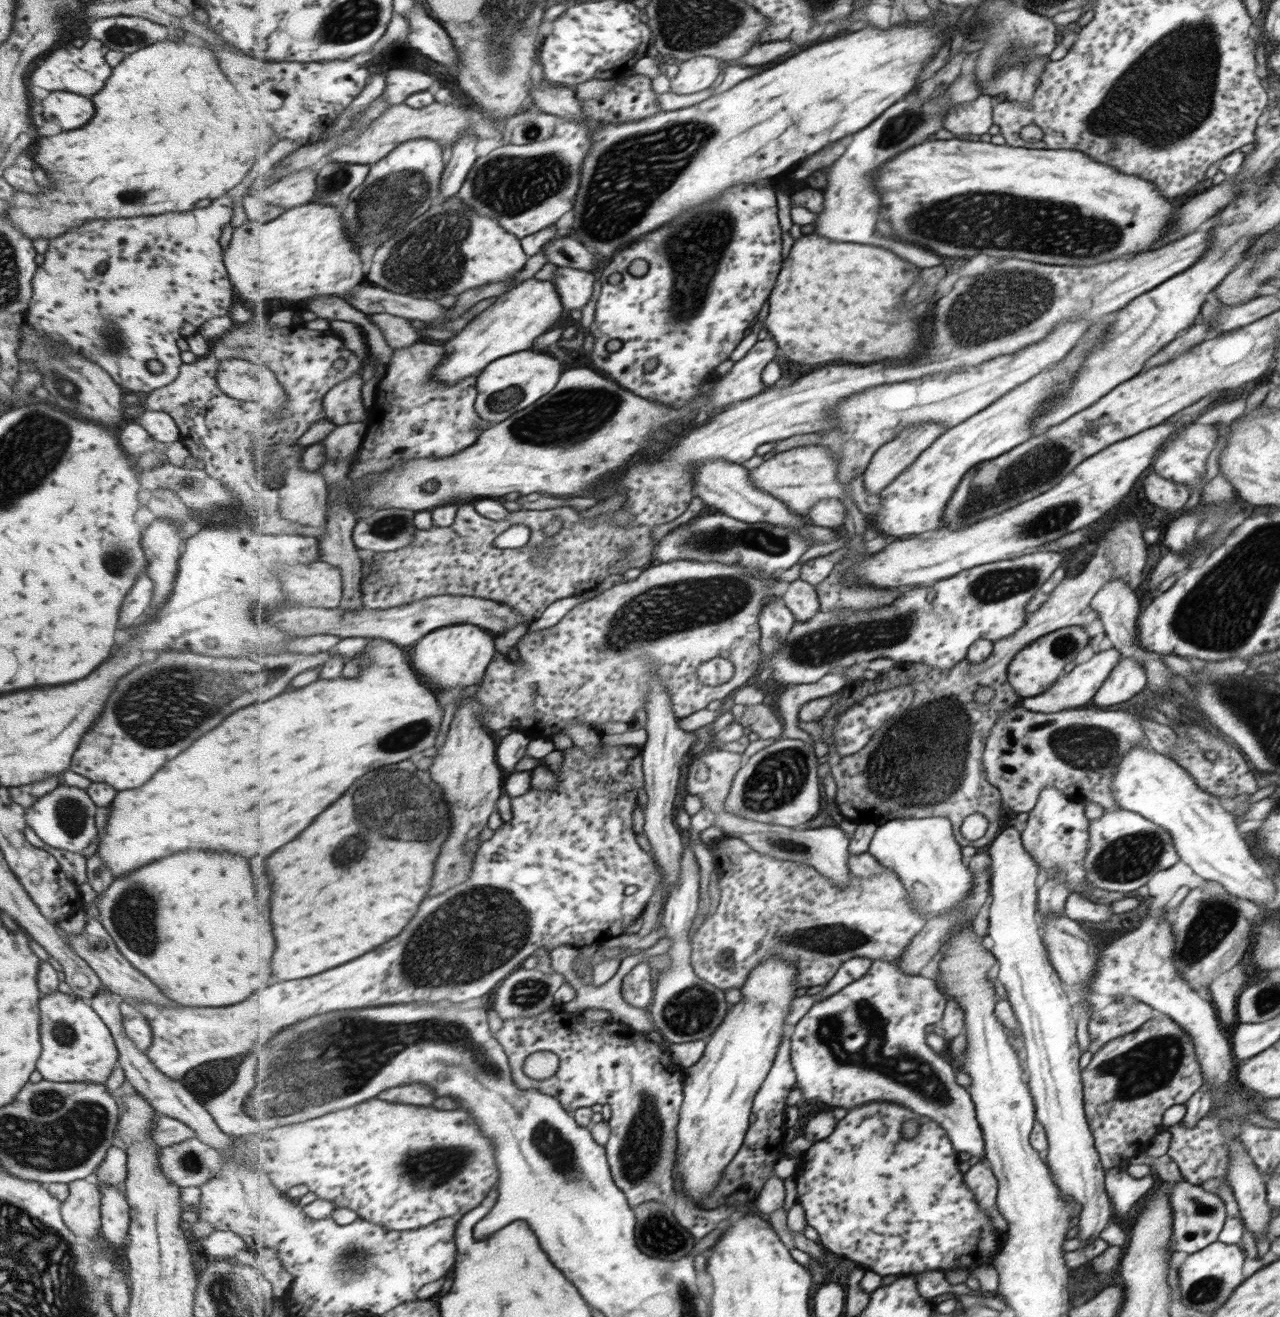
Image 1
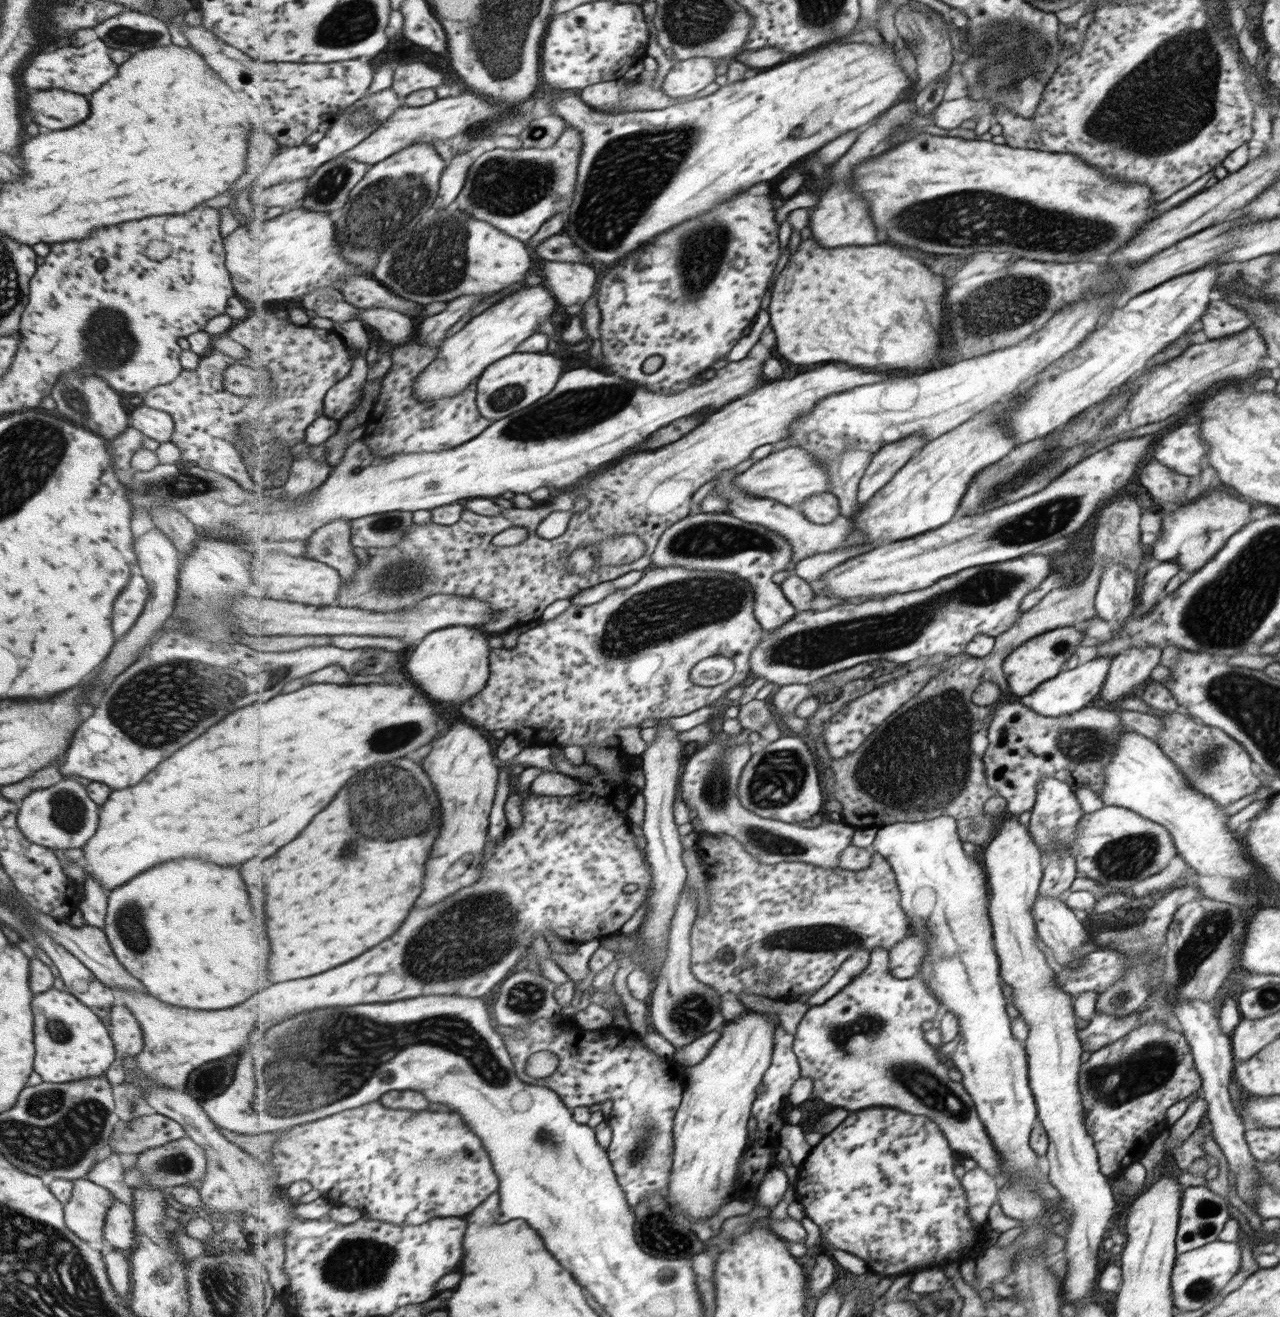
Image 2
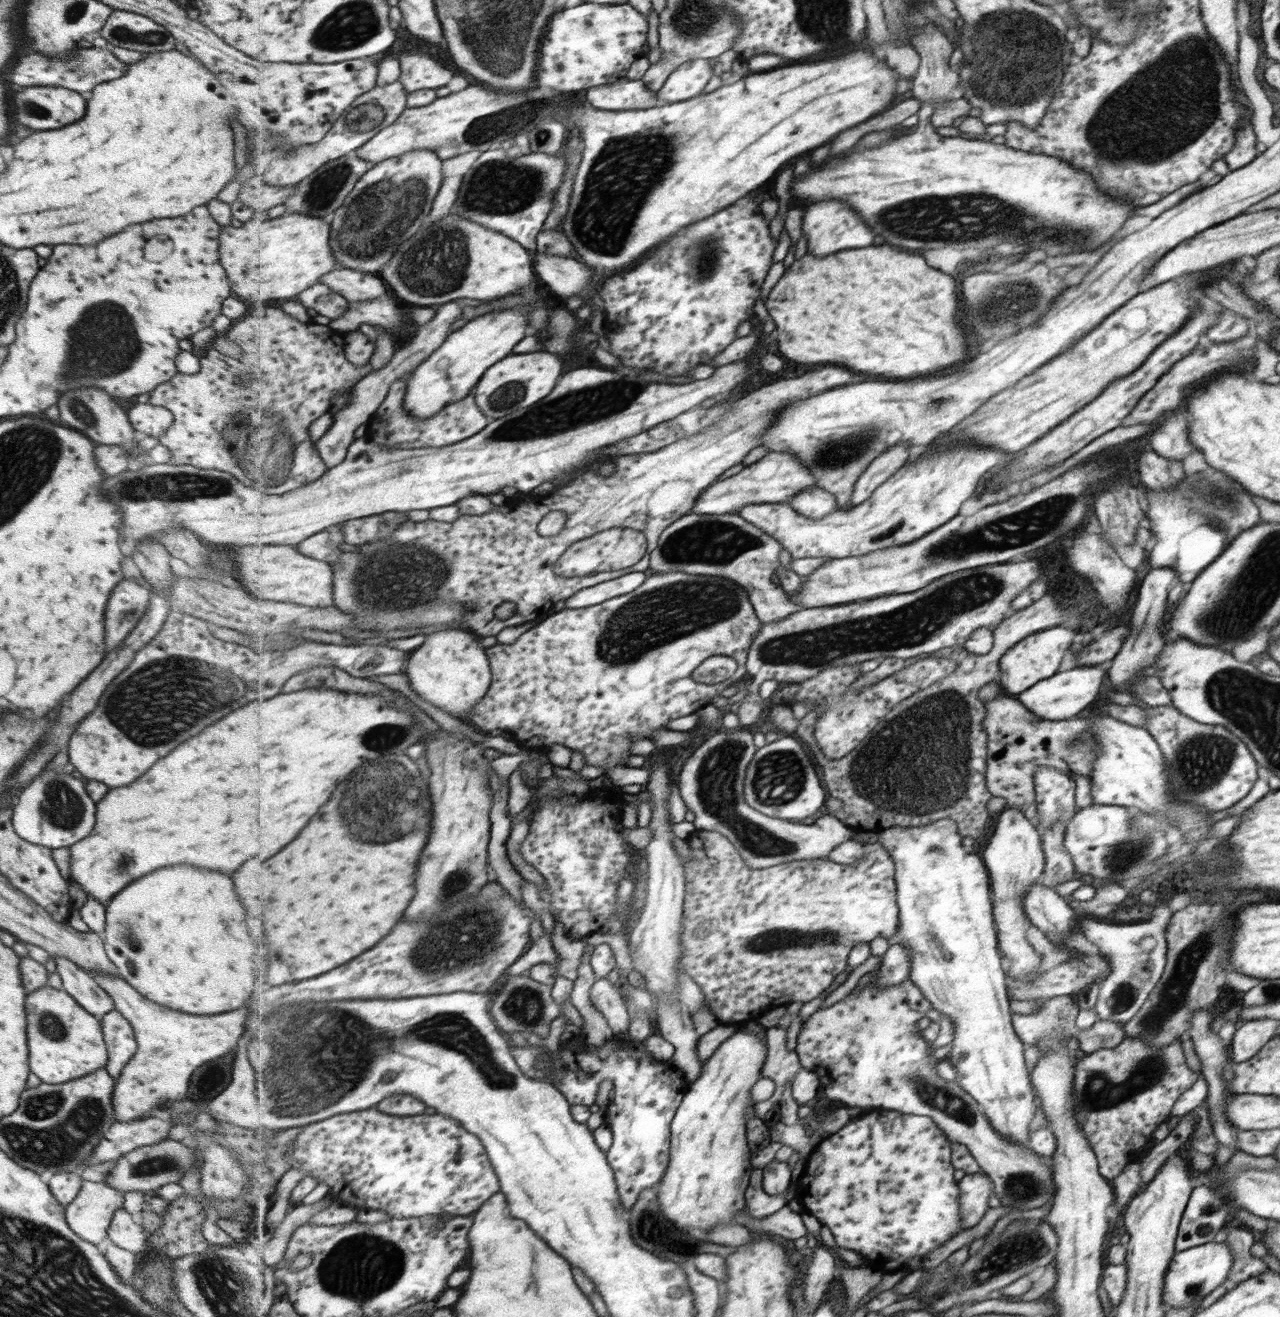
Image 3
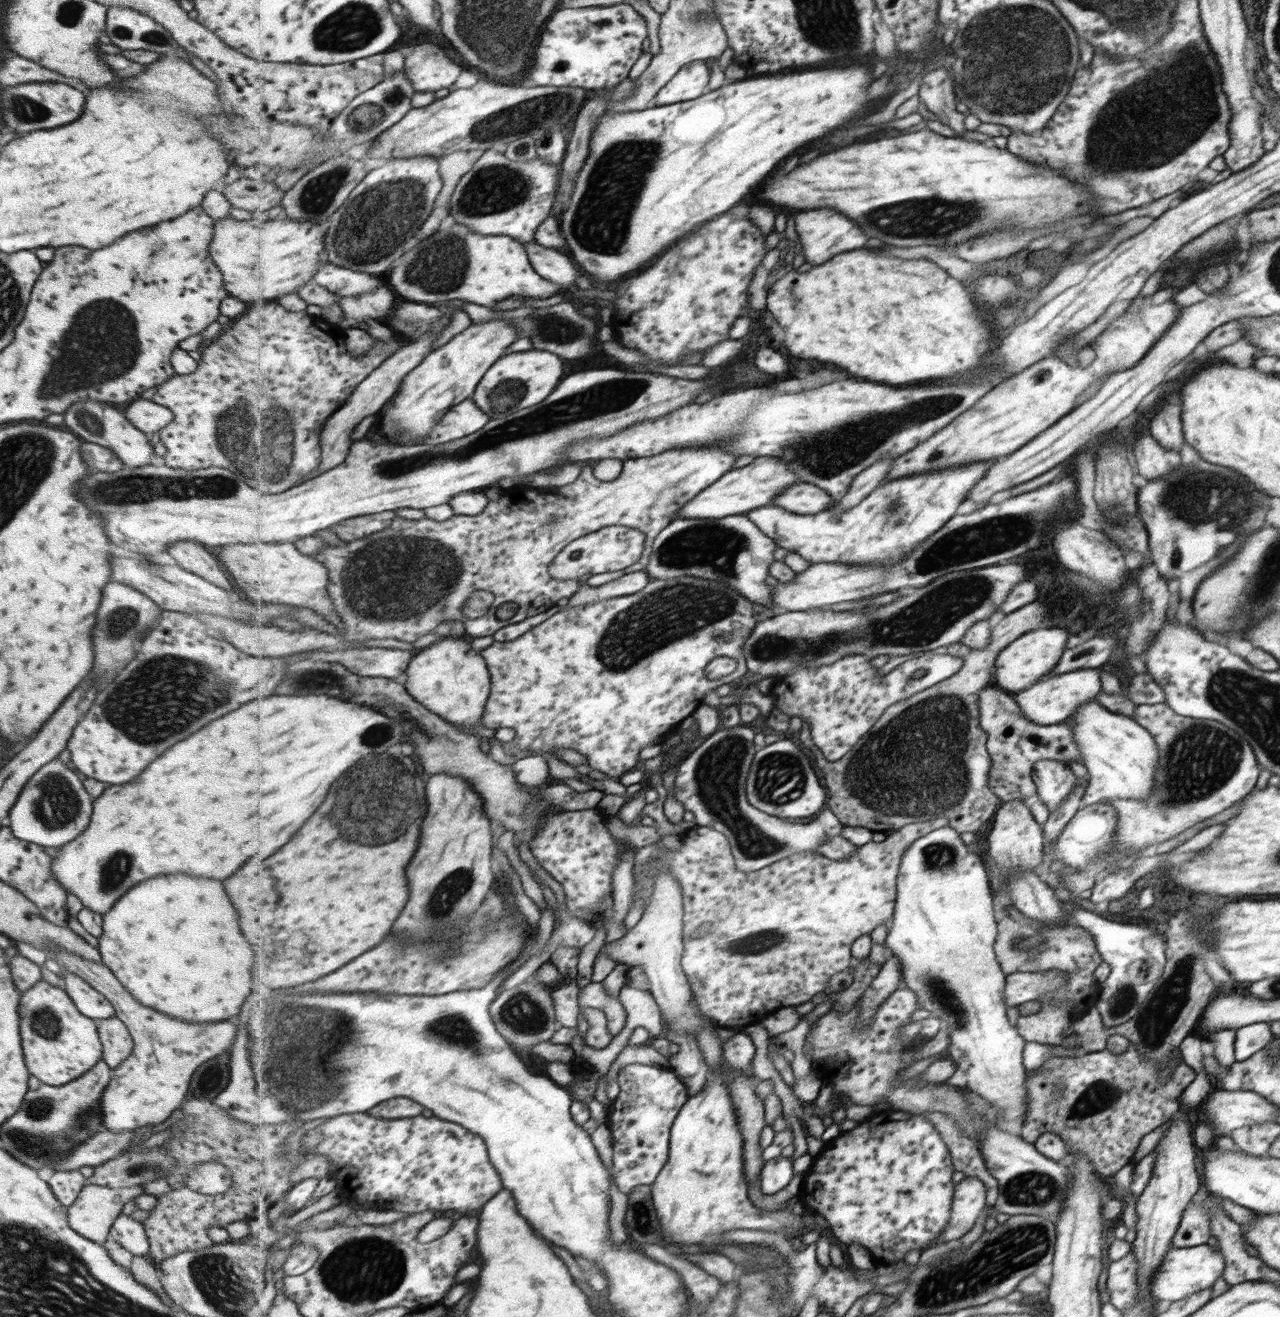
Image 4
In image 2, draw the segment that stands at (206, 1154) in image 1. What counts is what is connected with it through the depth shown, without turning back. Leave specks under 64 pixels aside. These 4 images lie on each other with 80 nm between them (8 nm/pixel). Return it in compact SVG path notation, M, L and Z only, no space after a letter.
M185 1136L179 1140L166 1142L157 1148L148 1148L137 1154L135 1164L124 1169L123 1182L131 1190L141 1183L154 1187L173 1187L187 1185L191 1181L200 1181L206 1171L206 1154L203 1148Z

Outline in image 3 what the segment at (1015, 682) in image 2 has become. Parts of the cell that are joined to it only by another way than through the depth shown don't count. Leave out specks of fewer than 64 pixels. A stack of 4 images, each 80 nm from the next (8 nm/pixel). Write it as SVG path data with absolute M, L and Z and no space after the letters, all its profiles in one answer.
M1054 626L1043 632L1035 632L1035 636L1026 636L1019 643L1015 643L1009 651L1001 658L1001 679L997 682L1000 687L1005 688L1011 694L1019 694L1026 691L1029 686L1033 686L1035 682L1049 678L1055 674L1061 656L1067 652L1067 648L1071 646L1071 638L1073 638L1073 630L1069 630L1069 626Z

